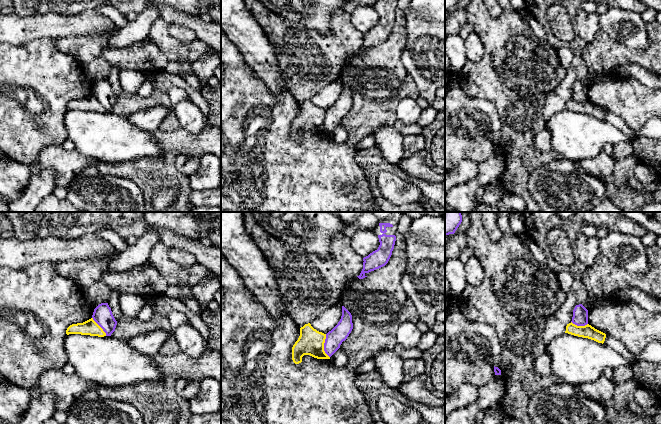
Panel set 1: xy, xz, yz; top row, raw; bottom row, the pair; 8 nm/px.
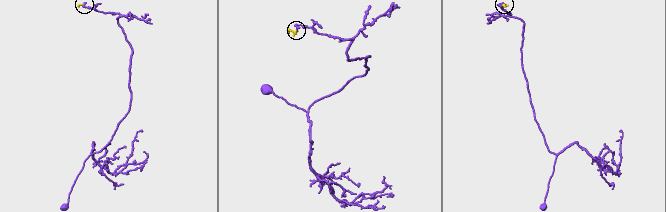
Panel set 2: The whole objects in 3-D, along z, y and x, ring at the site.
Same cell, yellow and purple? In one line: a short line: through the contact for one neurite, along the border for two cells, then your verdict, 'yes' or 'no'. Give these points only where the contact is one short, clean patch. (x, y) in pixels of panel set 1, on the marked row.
line xz (325, 334), (324, 352), (329, 357); no

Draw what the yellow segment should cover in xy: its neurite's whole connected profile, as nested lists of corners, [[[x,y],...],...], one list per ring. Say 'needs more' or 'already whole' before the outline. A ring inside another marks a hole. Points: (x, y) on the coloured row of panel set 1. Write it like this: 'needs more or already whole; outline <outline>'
already whole; outline [[[93,318],[83,322],[70,325],[66,334],[81,334],[81,335],[90,335],[90,336],[98,336],[104,337],[106,333],[103,329],[93,320]]]

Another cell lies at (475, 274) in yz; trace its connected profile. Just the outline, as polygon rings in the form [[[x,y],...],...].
[[[473,255],[465,264],[467,284],[473,287],[480,286],[487,277],[481,262]]]

